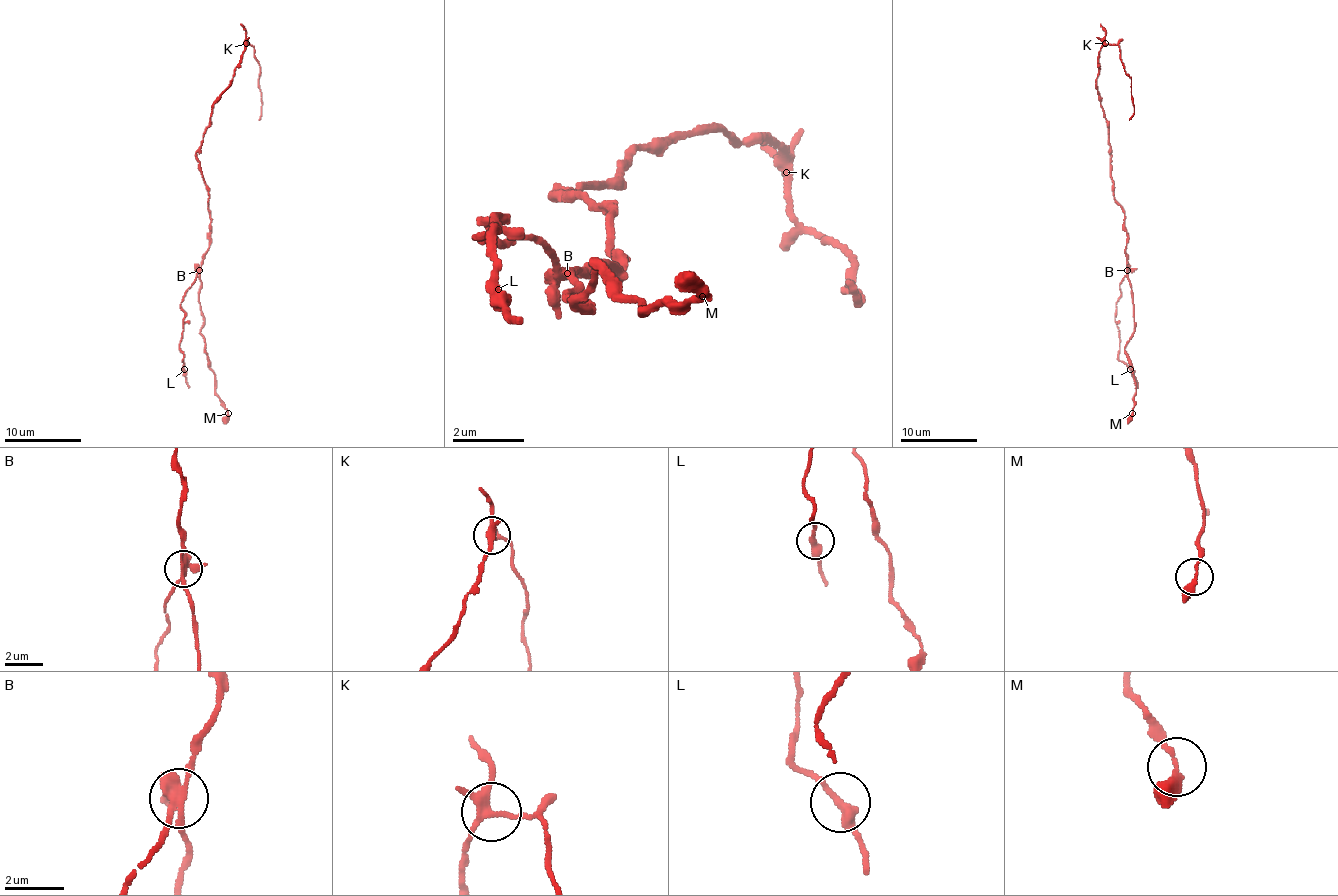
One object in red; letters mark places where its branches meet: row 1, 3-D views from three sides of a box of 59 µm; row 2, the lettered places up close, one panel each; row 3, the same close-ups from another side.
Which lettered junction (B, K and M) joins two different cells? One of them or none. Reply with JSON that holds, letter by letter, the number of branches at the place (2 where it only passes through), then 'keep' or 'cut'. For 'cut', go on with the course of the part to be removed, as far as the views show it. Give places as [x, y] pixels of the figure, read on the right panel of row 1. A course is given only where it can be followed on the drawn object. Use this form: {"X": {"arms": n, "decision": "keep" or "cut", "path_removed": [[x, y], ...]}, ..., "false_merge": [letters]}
{"B": {"arms": 4, "decision": "cut", "path_removed": [[1127, 271], [1119, 286], [1121, 292], [1115, 313], [1119, 359], [1130, 371], [1138, 388]]}, "K": {"arms": 4, "decision": "keep"}, "M": {"arms": 2, "decision": "keep"}, "false_merge": ["B"]}

